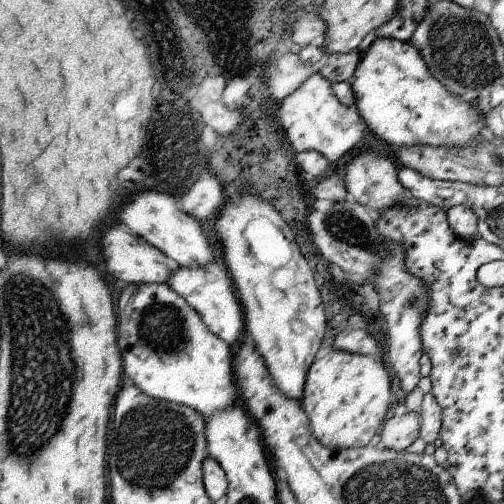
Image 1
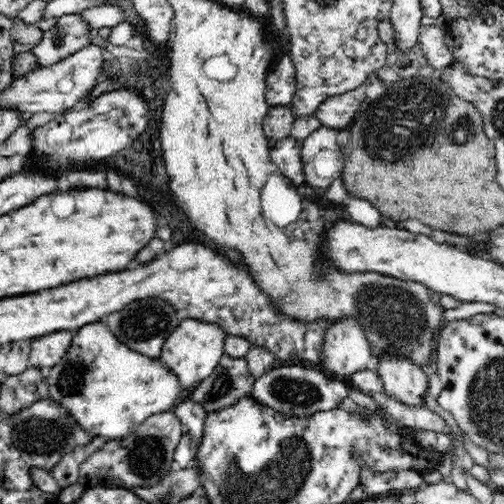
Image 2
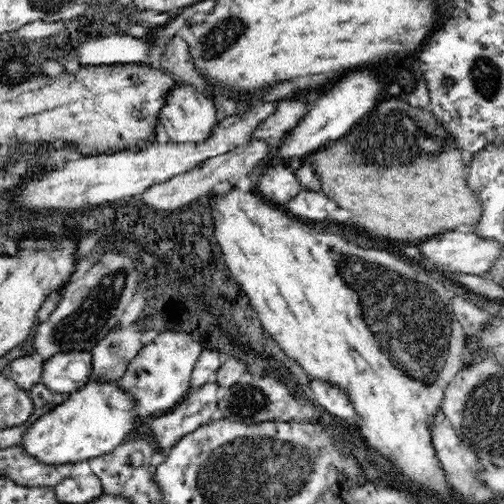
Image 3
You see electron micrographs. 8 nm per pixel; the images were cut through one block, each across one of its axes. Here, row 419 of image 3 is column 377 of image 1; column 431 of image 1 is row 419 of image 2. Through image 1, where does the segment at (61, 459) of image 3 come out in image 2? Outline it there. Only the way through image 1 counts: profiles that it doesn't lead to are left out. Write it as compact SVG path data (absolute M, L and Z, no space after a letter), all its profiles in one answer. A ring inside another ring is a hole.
M104 322L86 324L76 330L64 358L46 376L50 398L62 404L86 432L108 440L122 440L136 432L146 418L172 412L184 390L178 376L160 358L144 356L118 342Z

